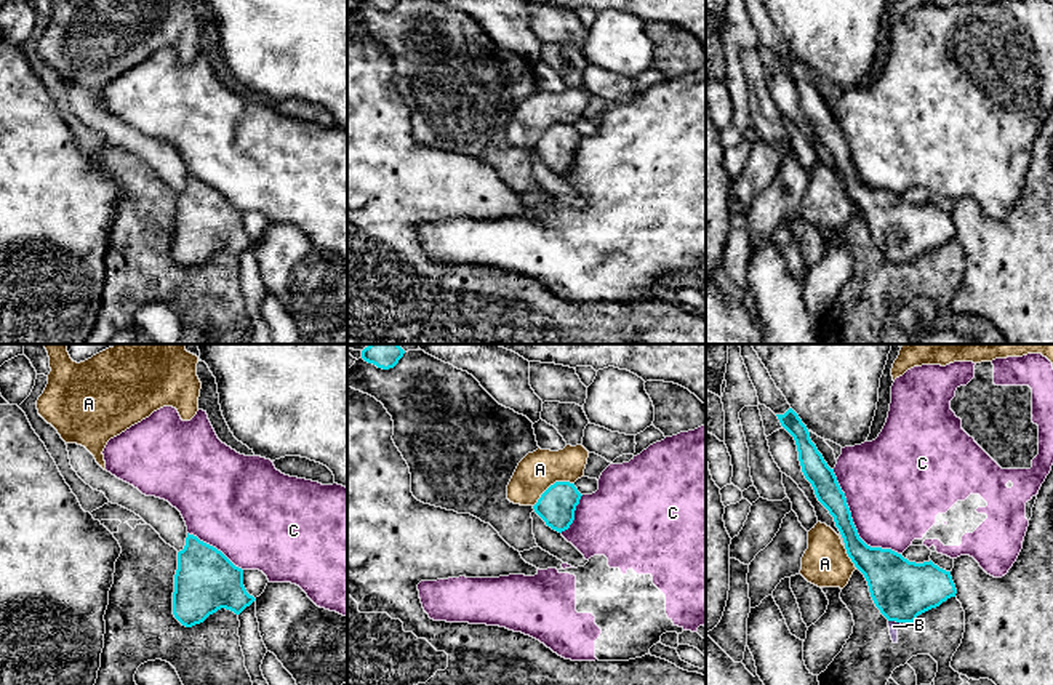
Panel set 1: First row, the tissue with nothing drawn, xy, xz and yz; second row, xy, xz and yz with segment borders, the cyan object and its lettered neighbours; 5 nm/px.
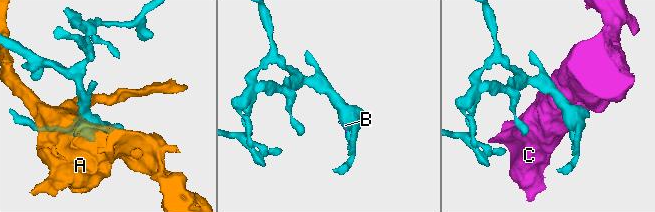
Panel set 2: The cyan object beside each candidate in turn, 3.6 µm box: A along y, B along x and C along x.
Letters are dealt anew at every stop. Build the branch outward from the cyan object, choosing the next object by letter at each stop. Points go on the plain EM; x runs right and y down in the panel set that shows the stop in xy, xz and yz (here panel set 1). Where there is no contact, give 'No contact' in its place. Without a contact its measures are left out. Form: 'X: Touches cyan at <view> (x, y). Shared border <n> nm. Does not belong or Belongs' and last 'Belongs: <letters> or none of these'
A: Touches cyan at xz (551, 127). Shared border 240 nm. Does not belong
B: Touches cyan at yz (895, 261). Shared border 70 nm. Does not belong
C: Touches cyan at yz (853, 165). Shared border 550 nm. Does not belong
Belongs: none of these

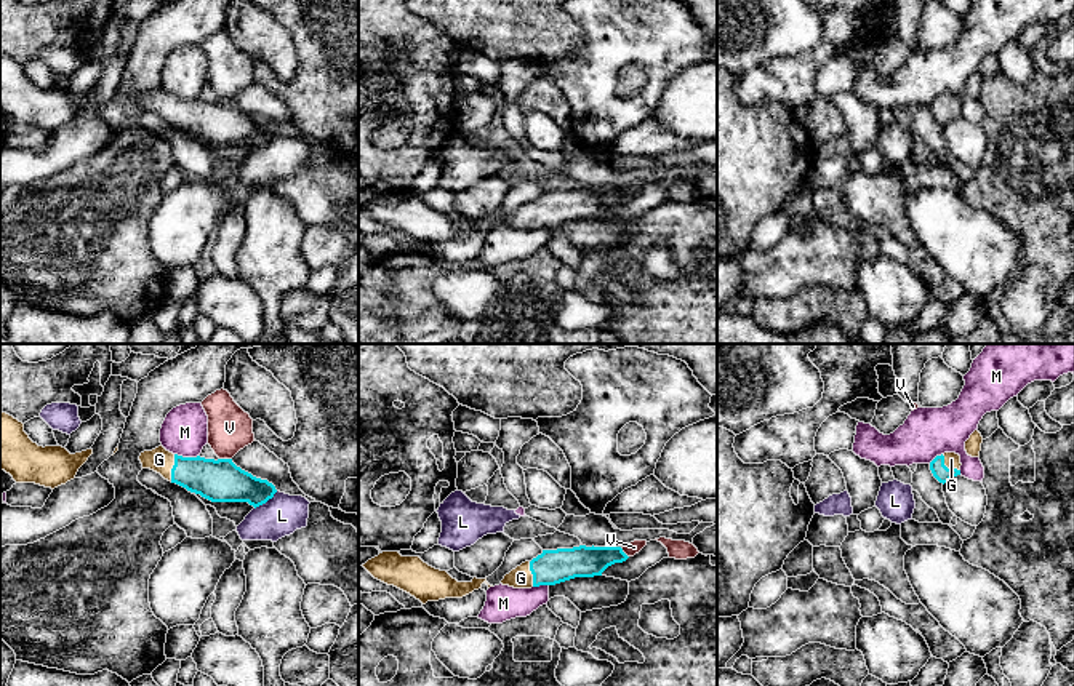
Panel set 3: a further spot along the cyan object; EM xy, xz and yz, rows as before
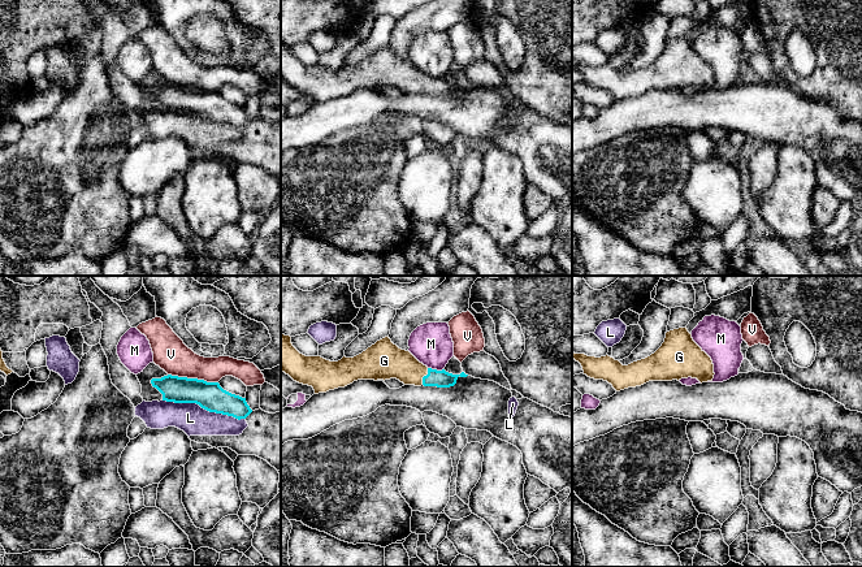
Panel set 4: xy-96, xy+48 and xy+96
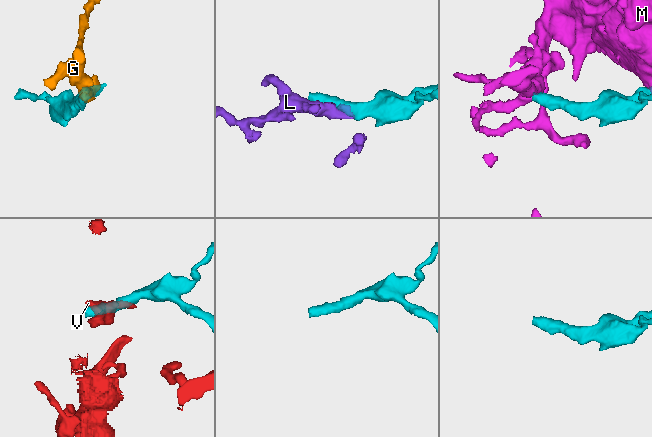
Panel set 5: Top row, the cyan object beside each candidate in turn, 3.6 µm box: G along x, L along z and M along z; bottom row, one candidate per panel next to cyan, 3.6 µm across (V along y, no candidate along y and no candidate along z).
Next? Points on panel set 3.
G: Touches cyan at xy (173, 109). Shared border 140 nm. Belongs
L: Touches cyan at xy (266, 143). Shared border 150 nm. Does not belong
M: Touches cyan at xy (188, 99). Shared border 130 nm. Does not belong
V: Touches cyan at xy (226, 101). Shared border 60 nm. Does not belong
Belongs: G

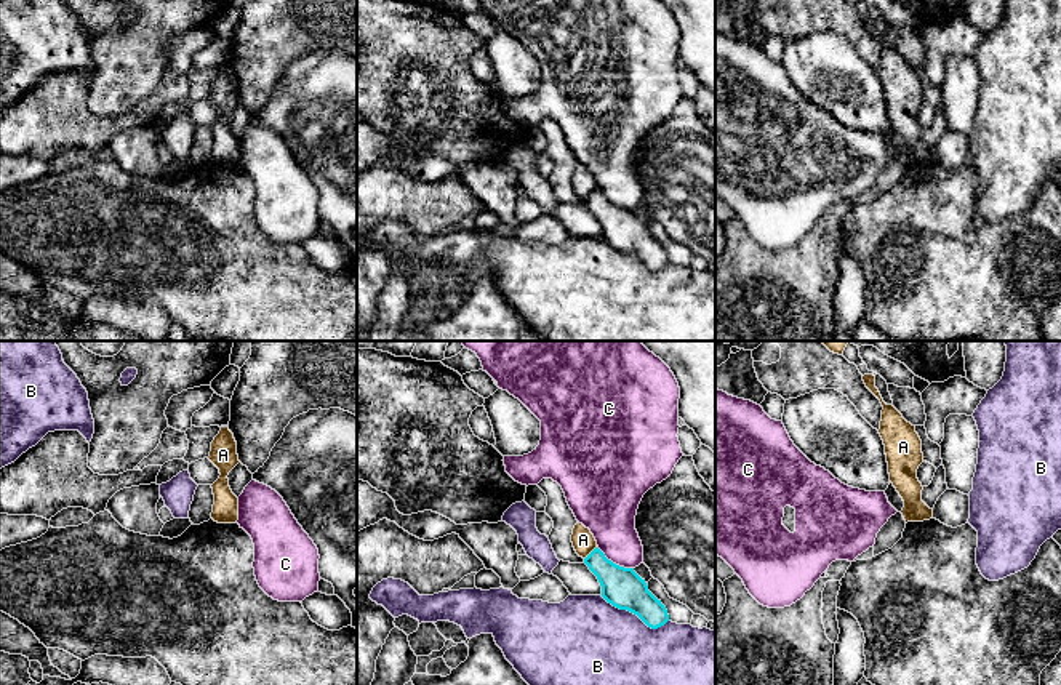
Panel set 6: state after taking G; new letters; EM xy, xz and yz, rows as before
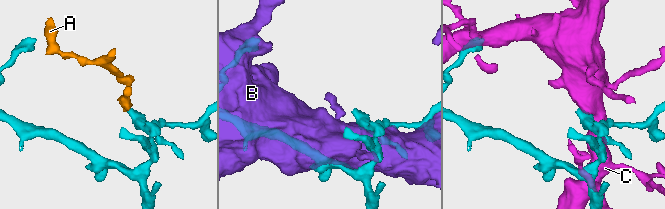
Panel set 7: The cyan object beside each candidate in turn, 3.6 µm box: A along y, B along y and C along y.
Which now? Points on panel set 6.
A: Touches cyan at xz (591, 194). Shared border 100 nm. Does not belong
B: Touches cyan at xz (634, 255). Shared border 360 nm. Does not belong
C: Touches cyan at xz (615, 205). Shared border 220 nm. Does not belong
Belongs: none of these

